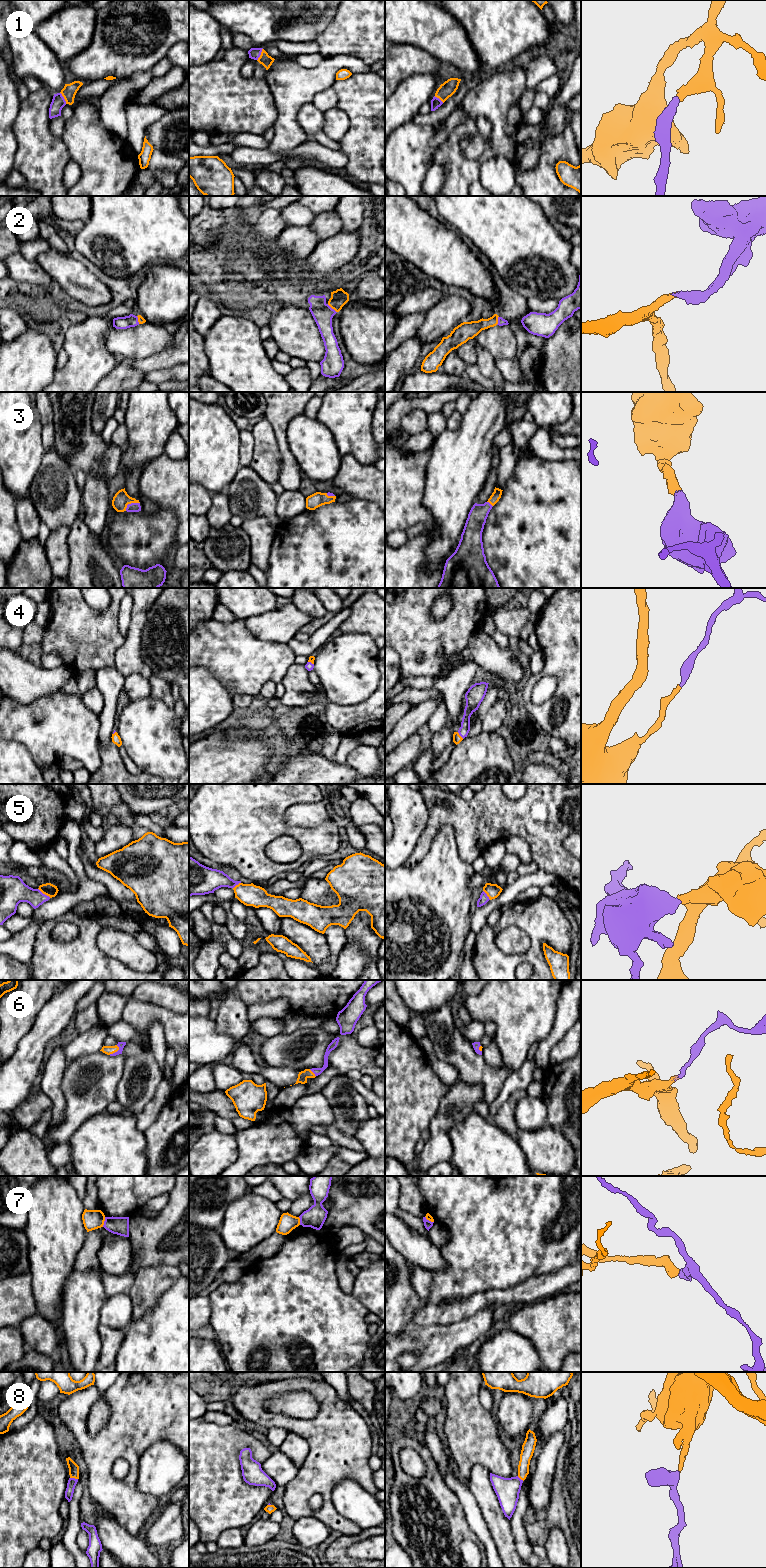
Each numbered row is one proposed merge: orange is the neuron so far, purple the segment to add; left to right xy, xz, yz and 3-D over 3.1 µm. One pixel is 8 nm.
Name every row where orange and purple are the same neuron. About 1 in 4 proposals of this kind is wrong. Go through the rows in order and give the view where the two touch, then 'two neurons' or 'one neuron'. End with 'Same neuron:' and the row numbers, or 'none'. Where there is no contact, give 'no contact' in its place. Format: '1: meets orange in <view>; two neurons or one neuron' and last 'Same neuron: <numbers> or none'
1: meets orange in xz; one neuron
2: meets orange in xz; one neuron
3: meets orange in xy; one neuron
4: meets orange in yz; one neuron
5: meets orange in xy; one neuron
6: meets orange in xy; one neuron
7: meets orange in xy; two neurons
8: meets orange in xy; one neuron
Same neuron: 1, 2, 3, 4, 5, 6, 8

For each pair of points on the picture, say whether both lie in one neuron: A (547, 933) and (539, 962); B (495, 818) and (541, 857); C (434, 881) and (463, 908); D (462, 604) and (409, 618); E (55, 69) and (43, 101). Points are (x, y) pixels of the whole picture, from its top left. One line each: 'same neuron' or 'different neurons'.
A: same neuron
B: same neuron
C: same neuron
D: same neuron
E: different neurons

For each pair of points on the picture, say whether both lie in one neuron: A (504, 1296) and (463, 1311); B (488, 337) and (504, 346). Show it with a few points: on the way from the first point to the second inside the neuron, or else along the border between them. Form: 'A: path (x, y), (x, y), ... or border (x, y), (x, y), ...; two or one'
A: path (494, 1298), (473, 1303); one
B: path (492, 339), (500, 342); one

